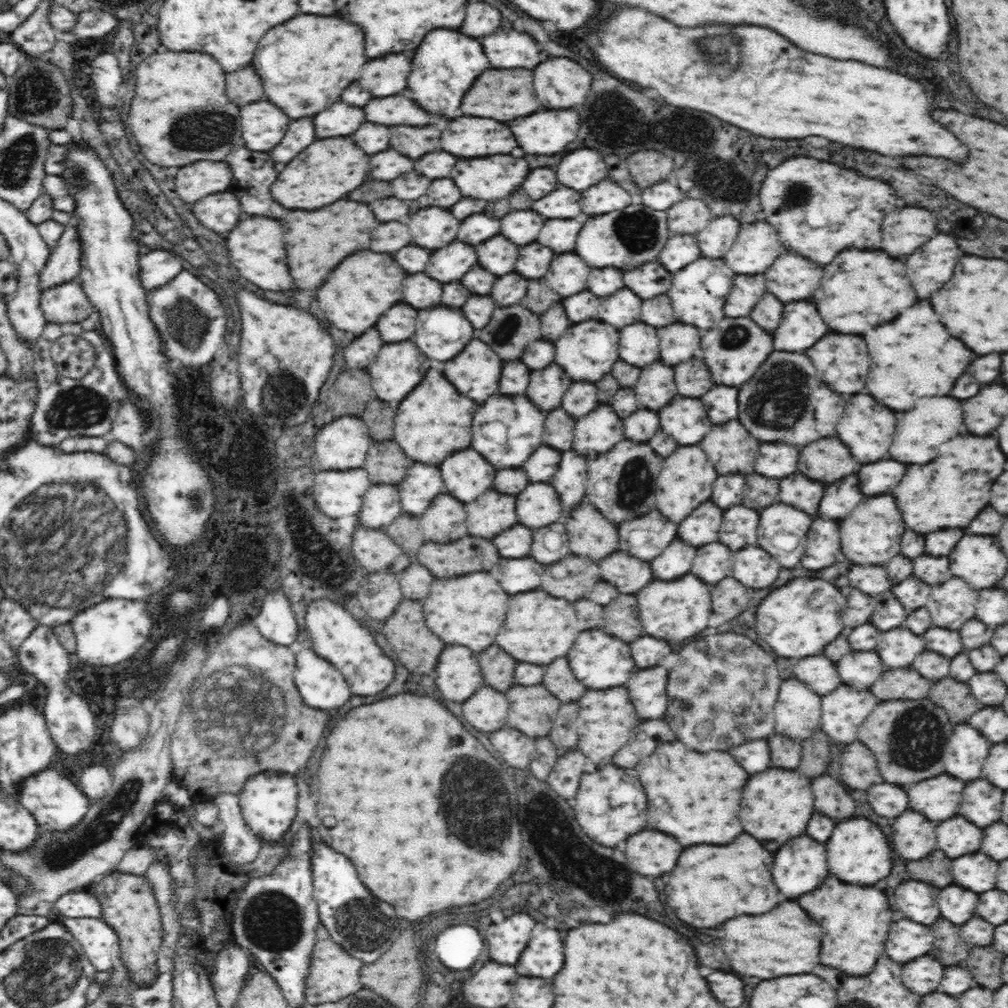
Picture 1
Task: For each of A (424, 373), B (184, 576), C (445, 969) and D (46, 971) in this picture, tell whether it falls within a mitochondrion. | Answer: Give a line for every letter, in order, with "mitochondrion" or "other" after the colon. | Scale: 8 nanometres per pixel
A: other
B: other
C: other
D: mitochondrion

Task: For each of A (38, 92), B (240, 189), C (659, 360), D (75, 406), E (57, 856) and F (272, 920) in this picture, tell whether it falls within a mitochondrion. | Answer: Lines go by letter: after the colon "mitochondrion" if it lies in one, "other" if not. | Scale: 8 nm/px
A: mitochondrion
B: other
C: other
D: mitochondrion
E: mitochondrion
F: mitochondrion

